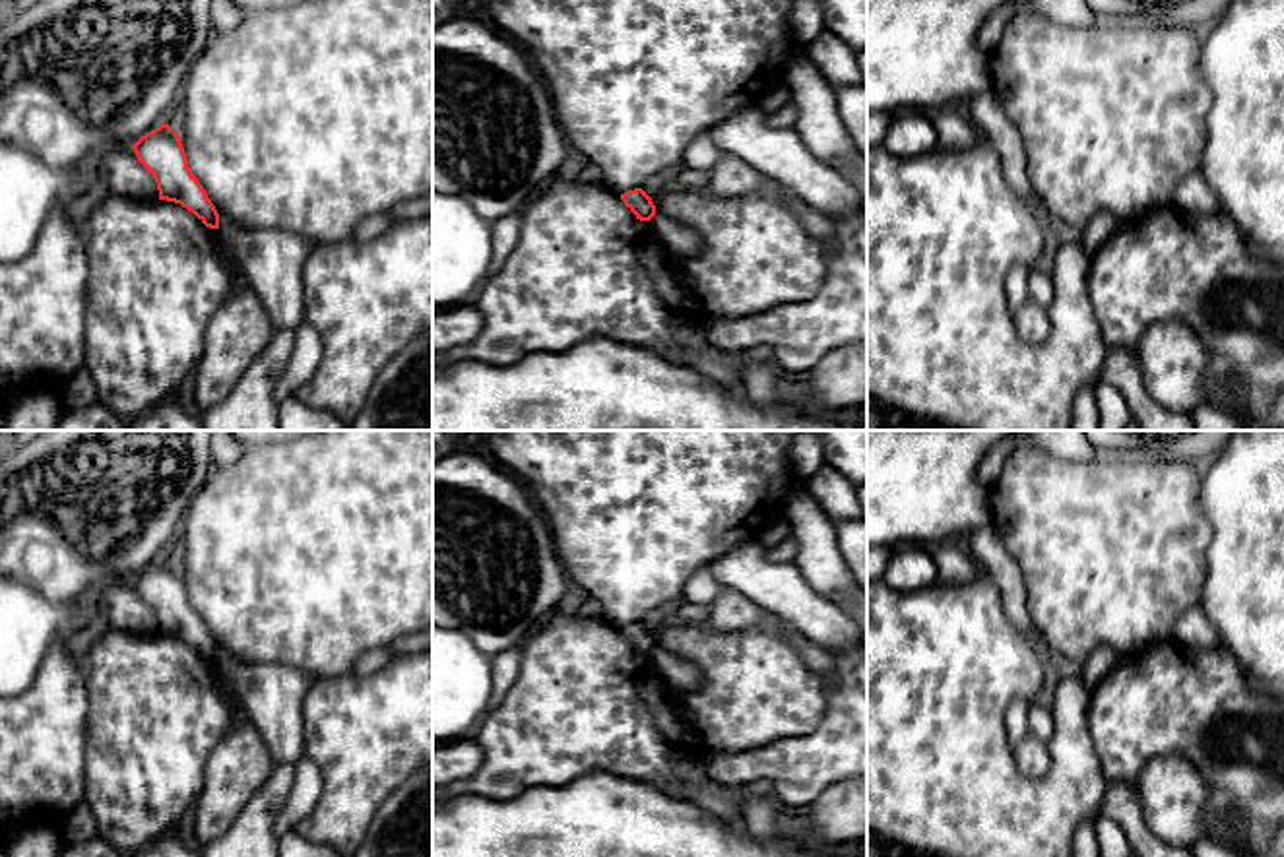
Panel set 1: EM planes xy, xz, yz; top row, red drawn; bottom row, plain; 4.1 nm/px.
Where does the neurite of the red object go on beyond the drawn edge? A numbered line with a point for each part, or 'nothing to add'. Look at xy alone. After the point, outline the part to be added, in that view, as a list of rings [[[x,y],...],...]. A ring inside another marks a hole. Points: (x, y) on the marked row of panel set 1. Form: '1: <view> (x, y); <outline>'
nothing to add

